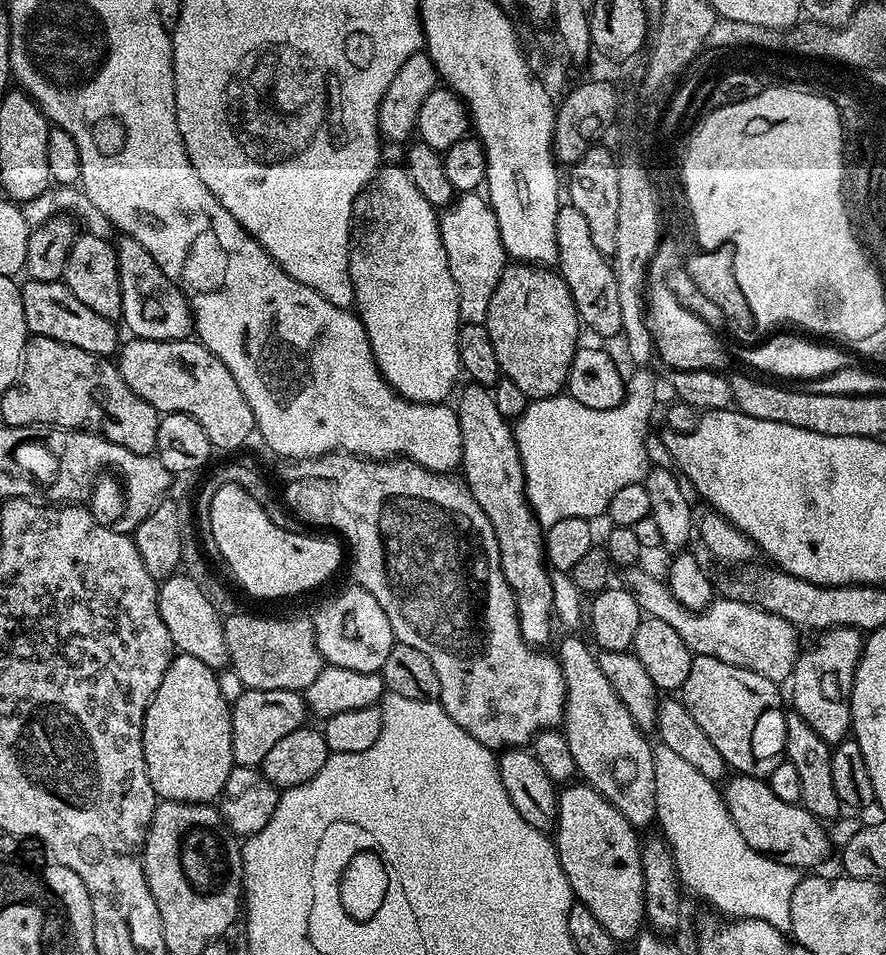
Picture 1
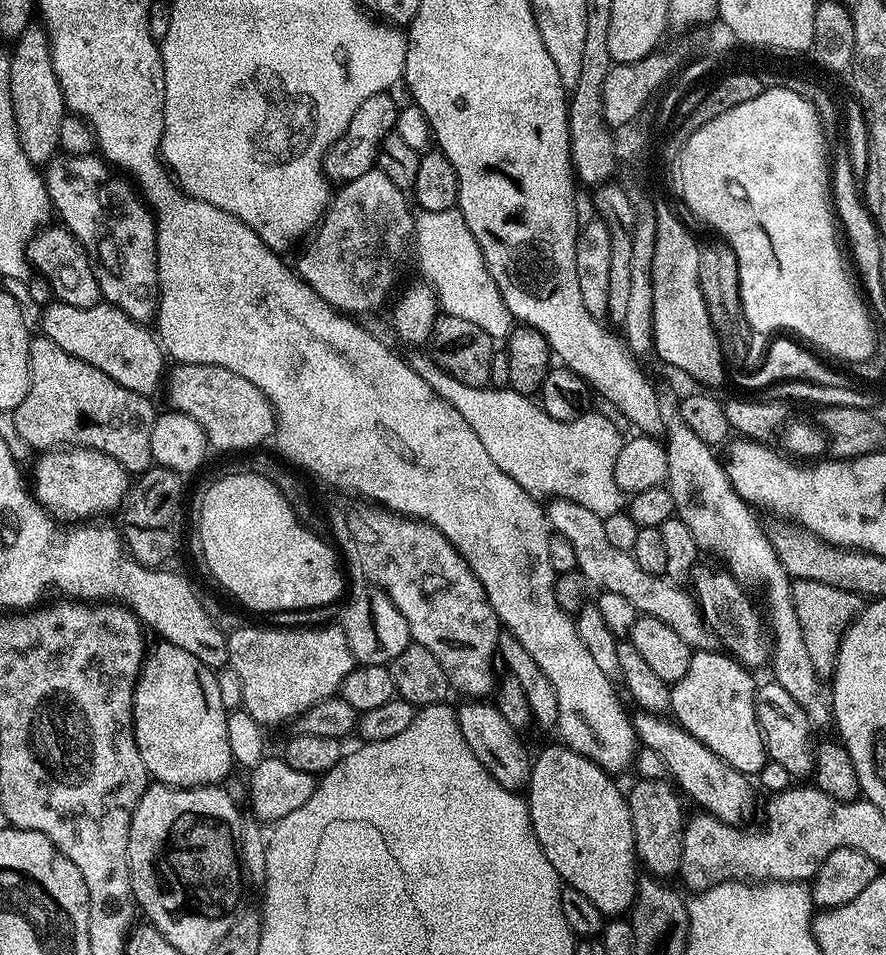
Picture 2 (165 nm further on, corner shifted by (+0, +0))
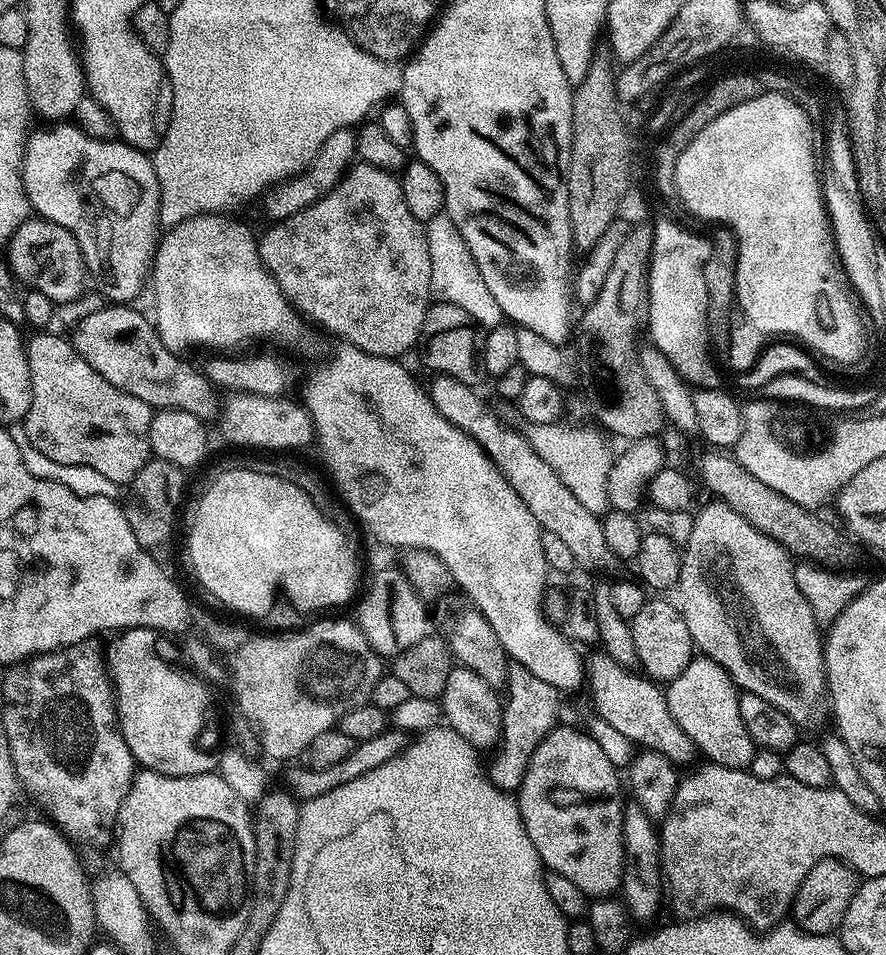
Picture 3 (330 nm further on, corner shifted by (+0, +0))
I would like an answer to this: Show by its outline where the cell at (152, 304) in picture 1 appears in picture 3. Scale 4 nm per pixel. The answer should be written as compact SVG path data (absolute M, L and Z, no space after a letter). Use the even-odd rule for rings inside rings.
M56 122L48 127L52 128L33 131L24 145L24 164L20 168L20 177L31 211L37 217L54 222L74 234L84 255L84 267L94 280L96 276L109 301L132 302L143 288L145 291L149 283L152 261L156 259L158 233L162 228L160 187L154 174L152 157L147 151L131 148L119 139L90 138L90 134L72 122Z

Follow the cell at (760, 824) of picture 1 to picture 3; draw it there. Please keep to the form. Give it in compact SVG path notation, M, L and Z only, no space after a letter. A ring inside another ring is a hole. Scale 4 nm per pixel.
M597 650L586 660L586 689L592 695L595 715L601 716L614 730L618 730L631 740L633 745L644 750L661 752L672 759L677 766L693 763L692 755L697 755L698 749L691 738L674 722L668 709L668 697L665 689L657 681L649 680L647 676L631 667L620 664L603 650Z

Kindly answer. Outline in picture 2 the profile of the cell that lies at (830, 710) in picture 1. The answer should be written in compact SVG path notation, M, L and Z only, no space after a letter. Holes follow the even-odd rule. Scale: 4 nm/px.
M813 580L795 581L792 597L794 610L798 614L798 626L802 630L802 642L806 642L806 654L810 656L816 675L820 678L831 677L836 671L836 655L840 653L840 643L861 611L861 597L834 586L815 584Z

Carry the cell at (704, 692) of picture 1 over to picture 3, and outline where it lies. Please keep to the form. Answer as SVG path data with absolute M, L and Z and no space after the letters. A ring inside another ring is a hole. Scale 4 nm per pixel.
M693 655L690 666L686 666L686 670L682 670L682 674L678 674L678 678L667 685L666 695L674 722L686 730L693 744L701 753L708 755L705 757L711 763L742 769L751 765L758 746L742 722L742 714L738 710L740 692L728 677L728 672L718 666L718 662L708 656Z

